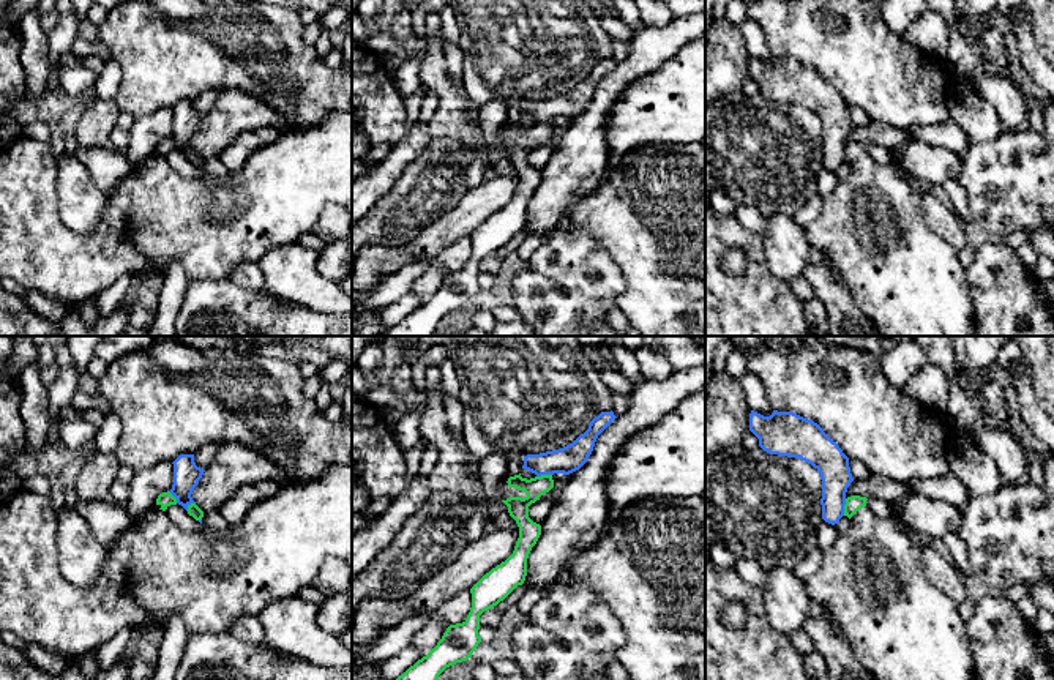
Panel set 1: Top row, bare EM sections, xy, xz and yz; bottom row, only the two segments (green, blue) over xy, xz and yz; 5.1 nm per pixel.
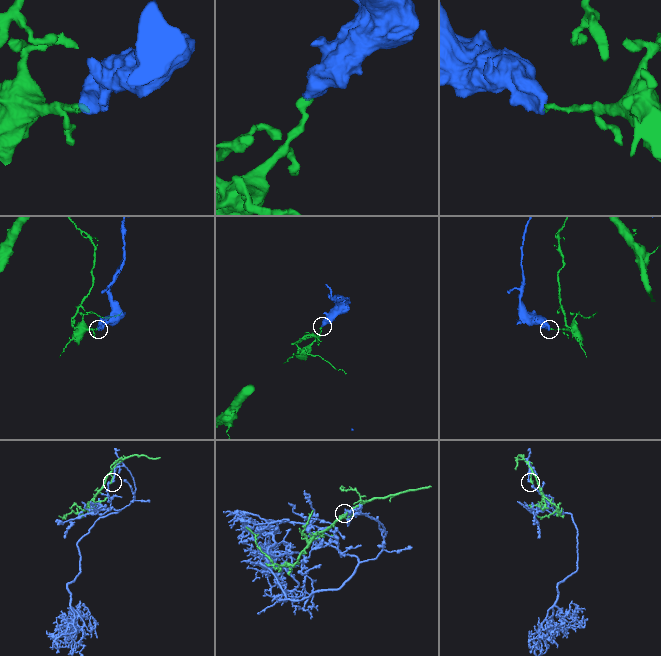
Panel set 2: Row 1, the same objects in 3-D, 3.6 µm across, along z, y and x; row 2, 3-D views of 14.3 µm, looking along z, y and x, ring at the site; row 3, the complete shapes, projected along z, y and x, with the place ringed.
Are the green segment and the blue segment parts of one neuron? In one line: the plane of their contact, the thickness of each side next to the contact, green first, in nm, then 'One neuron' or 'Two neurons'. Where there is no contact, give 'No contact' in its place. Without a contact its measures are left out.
Touches green in yz. Thickness 80 nm (green) against 160 nm. Two neurons

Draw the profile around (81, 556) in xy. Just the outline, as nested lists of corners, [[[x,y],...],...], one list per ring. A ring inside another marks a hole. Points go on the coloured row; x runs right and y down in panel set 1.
[[[65,506],[57,513],[57,519],[58,570],[77,588],[87,590],[98,579],[107,560],[107,547],[95,538],[90,525],[76,510]]]

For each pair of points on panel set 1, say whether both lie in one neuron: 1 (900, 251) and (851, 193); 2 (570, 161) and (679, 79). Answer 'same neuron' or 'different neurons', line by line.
1: same neuron
2: different neurons

